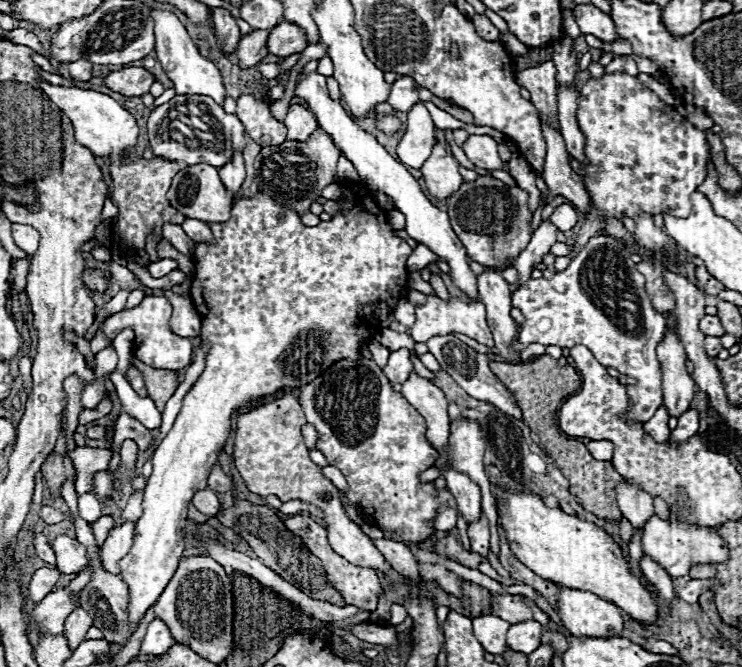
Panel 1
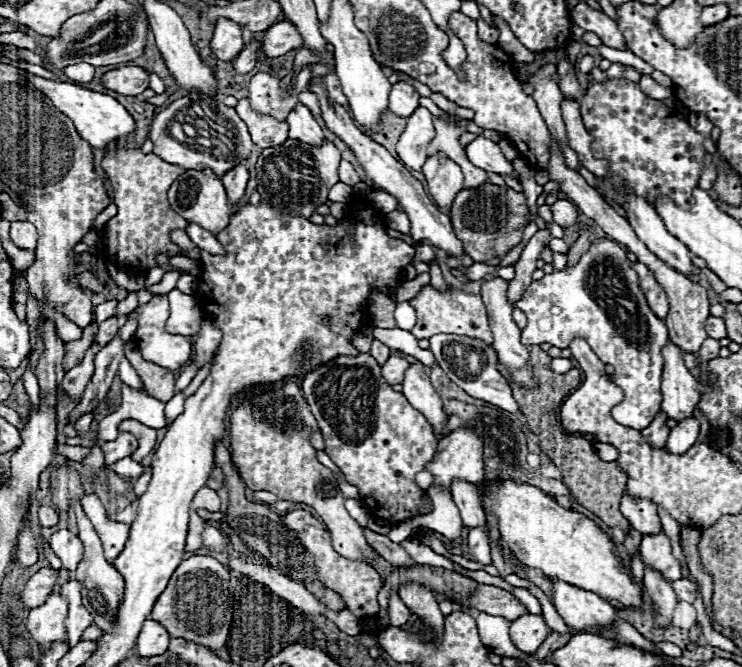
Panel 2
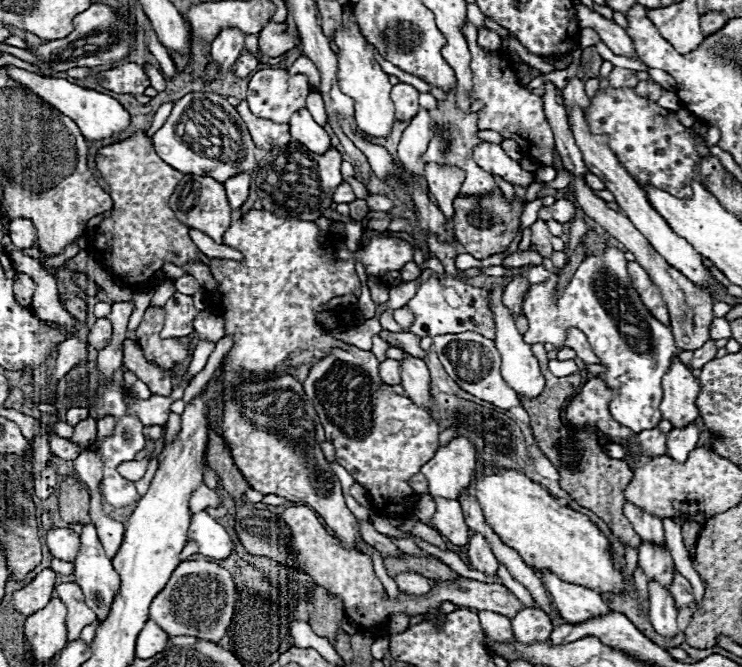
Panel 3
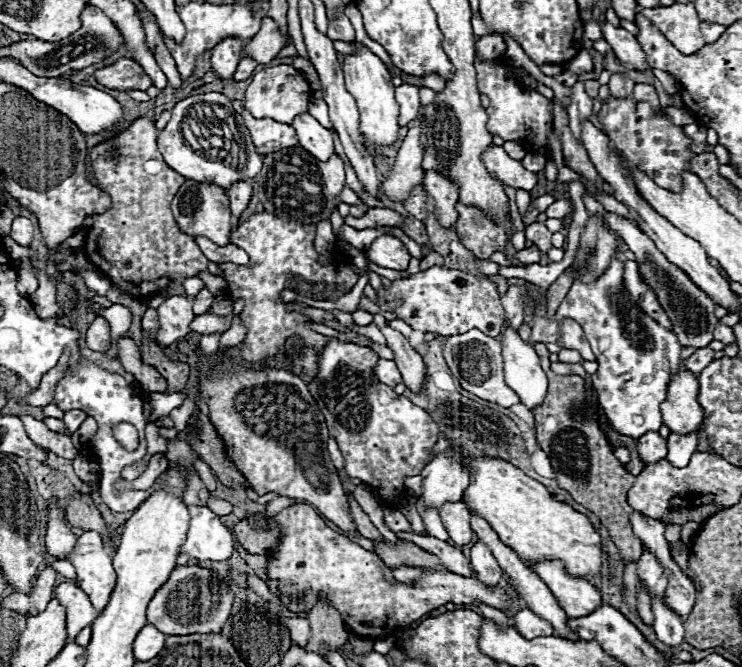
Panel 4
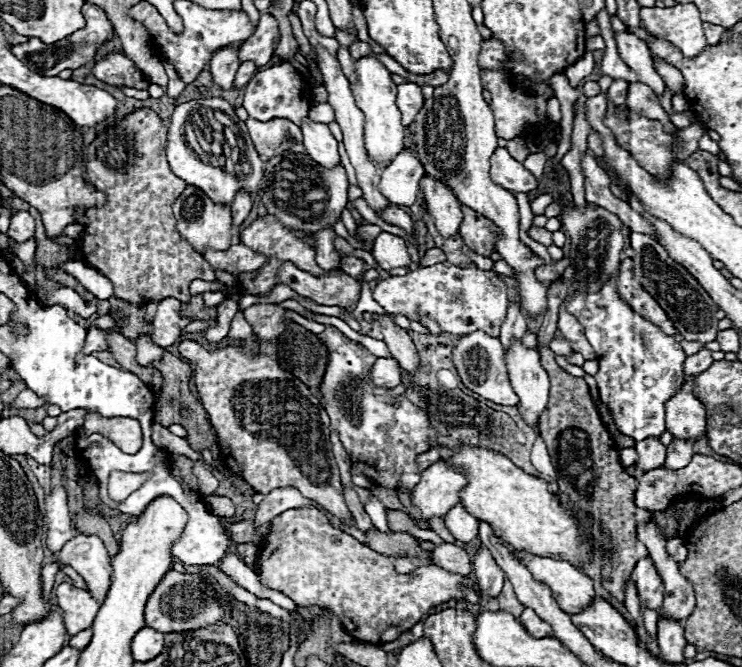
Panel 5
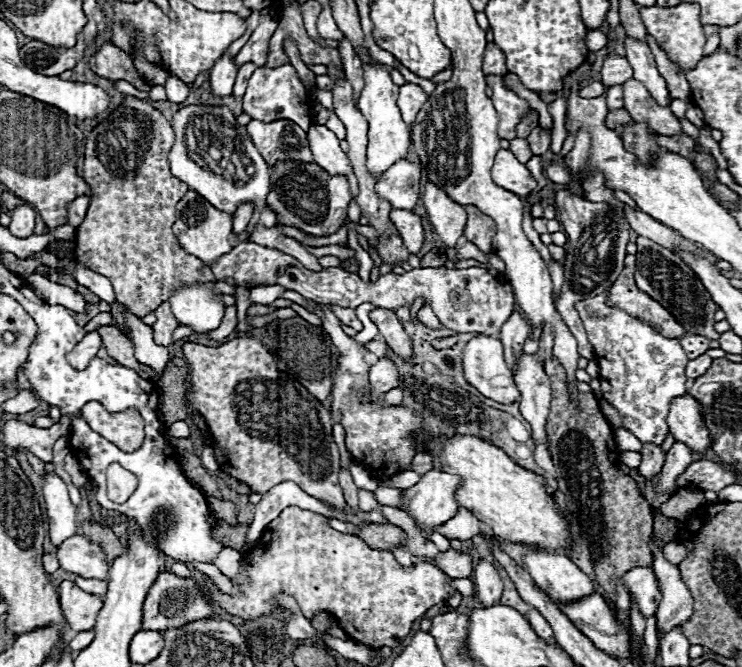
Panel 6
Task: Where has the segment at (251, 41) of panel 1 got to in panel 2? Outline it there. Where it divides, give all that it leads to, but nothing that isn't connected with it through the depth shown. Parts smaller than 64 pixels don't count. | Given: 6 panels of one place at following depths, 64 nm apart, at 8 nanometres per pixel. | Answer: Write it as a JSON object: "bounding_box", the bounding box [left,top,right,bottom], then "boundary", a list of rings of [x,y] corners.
{"bounding_box":[234,40,260,74],"boundary":[[[256,40],[254,44],[246,46],[238,56],[236,56],[236,62],[234,62],[234,68],[238,74],[246,74],[250,72],[254,66],[256,66],[256,50],[260,50],[260,40]]]}

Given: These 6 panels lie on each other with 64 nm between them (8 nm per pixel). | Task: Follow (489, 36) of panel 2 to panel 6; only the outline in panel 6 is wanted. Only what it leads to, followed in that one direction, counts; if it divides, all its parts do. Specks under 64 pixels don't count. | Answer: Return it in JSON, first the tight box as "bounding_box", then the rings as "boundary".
{"bounding_box":[482,44,506,76],"boundary":[[[488,44],[486,52],[484,52],[484,64],[482,64],[484,74],[492,74],[492,76],[504,76],[506,64],[504,64],[504,54],[500,52],[500,48],[496,44]]]}

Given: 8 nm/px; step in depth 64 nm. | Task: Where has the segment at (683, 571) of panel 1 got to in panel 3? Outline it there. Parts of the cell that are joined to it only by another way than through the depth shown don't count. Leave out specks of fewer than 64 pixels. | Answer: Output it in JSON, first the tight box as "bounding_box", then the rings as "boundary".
{"bounding_box":[638,542,672,586],"boundary":[[[642,542],[638,548],[640,568],[648,580],[656,580],[662,586],[672,582],[672,560],[668,550],[662,550],[650,542]]]}

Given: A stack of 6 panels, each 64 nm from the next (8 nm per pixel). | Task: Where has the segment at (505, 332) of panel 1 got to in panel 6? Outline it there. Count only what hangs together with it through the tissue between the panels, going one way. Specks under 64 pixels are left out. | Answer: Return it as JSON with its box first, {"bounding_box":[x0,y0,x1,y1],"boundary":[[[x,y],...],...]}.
{"bounding_box":[514,354,550,446],"boundary":[[[522,354],[518,358],[514,382],[520,390],[520,412],[532,426],[534,442],[548,446],[550,440],[546,434],[546,420],[550,408],[550,380],[538,364],[536,354]]]}

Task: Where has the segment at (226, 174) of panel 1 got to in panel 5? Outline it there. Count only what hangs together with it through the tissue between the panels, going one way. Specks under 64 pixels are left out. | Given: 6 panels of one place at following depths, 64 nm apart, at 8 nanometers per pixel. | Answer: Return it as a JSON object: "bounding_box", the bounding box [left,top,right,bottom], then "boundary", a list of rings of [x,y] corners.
{"bounding_box":[232,194,252,226],"boundary":[[[236,194],[234,202],[232,202],[232,218],[236,226],[242,226],[242,222],[248,218],[252,208],[252,196],[248,194]]]}

